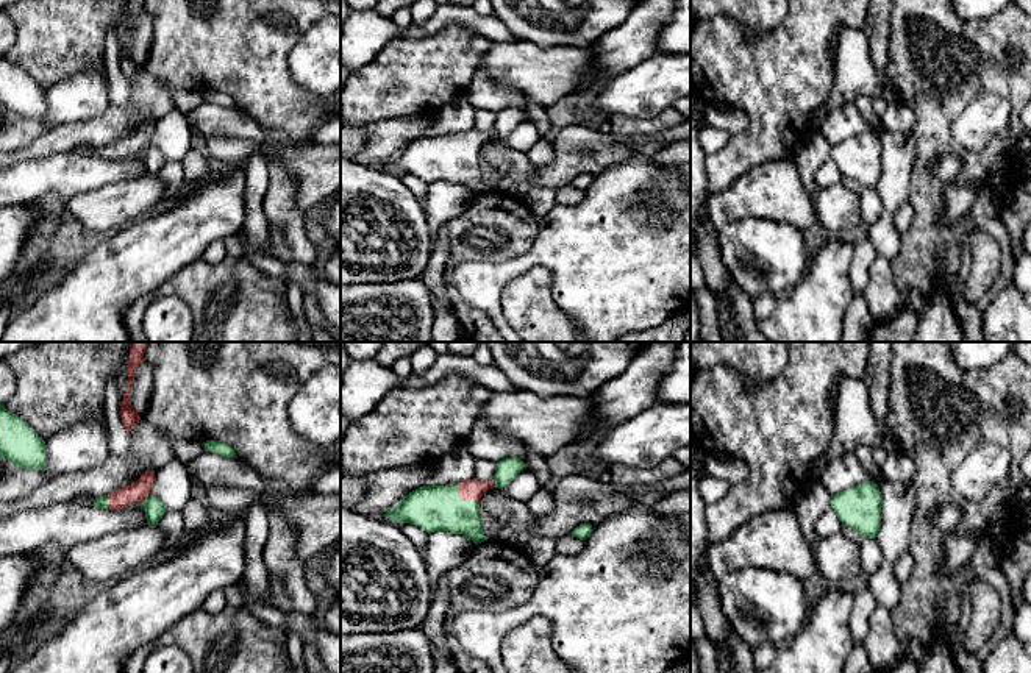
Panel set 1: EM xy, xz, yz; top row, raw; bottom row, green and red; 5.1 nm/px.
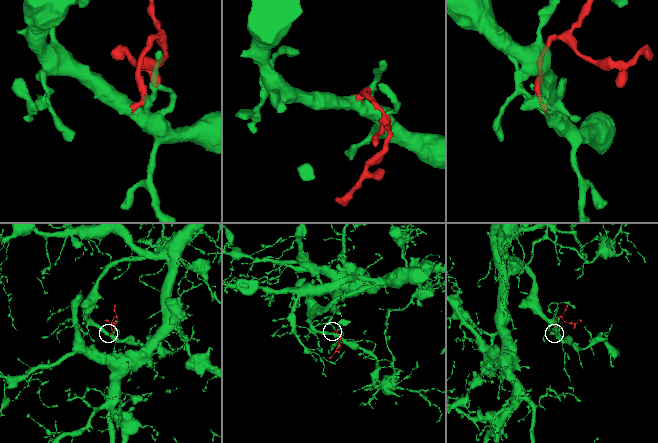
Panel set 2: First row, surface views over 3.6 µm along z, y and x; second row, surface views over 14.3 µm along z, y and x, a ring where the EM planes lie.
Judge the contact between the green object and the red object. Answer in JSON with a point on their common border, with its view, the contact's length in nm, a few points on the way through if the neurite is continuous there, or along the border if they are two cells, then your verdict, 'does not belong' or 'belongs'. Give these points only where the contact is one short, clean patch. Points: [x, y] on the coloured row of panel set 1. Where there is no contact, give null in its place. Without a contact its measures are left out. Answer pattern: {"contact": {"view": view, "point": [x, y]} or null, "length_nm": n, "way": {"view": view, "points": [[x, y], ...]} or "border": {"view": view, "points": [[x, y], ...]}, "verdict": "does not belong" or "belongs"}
{"contact": {"view": "xz", "point": [463, 500]}, "length_nm": 170, "way": {"view": "xz", "points": [[431, 508], [453, 508], [463, 500], [472, 489]]}, "verdict": "belongs"}

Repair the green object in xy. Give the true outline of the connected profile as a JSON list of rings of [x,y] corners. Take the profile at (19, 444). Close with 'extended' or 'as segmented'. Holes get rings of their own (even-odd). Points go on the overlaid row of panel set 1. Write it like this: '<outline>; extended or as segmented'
[[[0,404],[0,459],[27,470],[45,470],[47,467],[45,442],[5,404]]]; as segmented

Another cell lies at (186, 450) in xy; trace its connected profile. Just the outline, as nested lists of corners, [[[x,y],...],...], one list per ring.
[[[177,439],[172,440],[170,453],[183,462],[191,462],[205,451],[202,440]]]

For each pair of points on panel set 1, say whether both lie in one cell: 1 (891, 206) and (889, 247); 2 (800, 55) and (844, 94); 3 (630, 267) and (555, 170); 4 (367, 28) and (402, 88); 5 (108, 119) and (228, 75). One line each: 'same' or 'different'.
1: same
2: different
3: different
4: different
5: same

